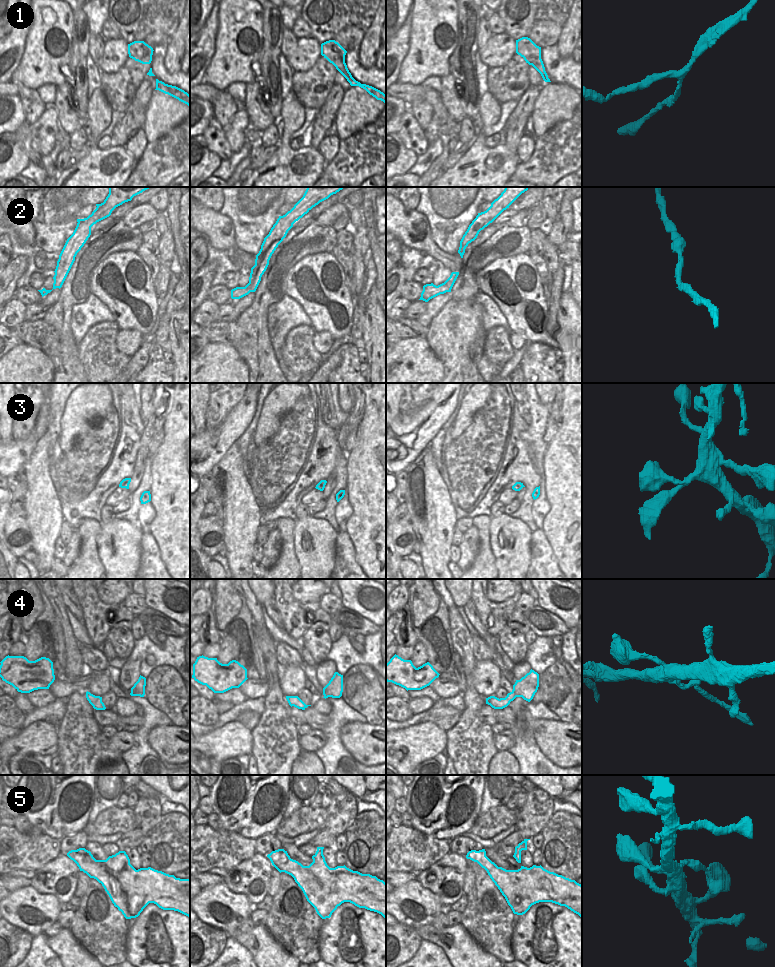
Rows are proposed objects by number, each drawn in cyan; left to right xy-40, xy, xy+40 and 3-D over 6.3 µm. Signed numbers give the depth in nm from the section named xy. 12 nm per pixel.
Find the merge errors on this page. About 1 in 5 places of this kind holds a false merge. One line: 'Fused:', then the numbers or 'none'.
Fused: 4

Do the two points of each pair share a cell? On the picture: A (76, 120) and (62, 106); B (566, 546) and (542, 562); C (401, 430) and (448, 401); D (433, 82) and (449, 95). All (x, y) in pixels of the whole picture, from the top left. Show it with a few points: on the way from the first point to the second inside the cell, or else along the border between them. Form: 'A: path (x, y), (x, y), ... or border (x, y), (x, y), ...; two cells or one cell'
A: path (73, 117), (65, 109); one cell
B: border (544, 533), (560, 568); two cells
C: path (413, 430), (420, 428), (436, 412); one cell
D: border (439, 77), (440, 92); two cells

